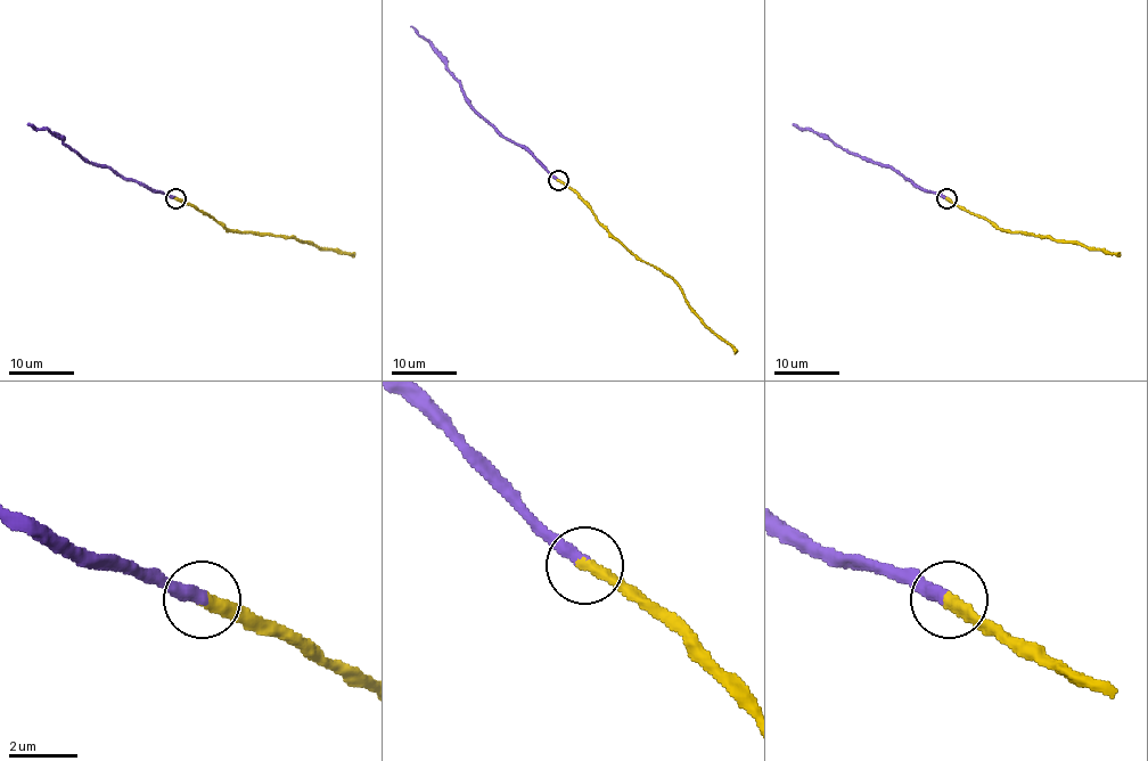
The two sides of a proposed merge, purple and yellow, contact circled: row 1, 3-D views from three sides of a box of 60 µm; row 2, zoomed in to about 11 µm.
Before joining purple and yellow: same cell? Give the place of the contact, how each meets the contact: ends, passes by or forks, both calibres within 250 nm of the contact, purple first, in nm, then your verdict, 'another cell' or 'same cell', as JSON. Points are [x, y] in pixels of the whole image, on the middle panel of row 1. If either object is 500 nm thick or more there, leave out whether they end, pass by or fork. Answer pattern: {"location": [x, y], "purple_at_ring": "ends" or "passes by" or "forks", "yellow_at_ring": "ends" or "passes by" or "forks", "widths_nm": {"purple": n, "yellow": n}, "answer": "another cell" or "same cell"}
{"location": [558, 180], "purple_at_ring": "ends", "yellow_at_ring": "ends", "widths_nm": {"purple": 400, "yellow": 360}, "answer": "same cell"}

